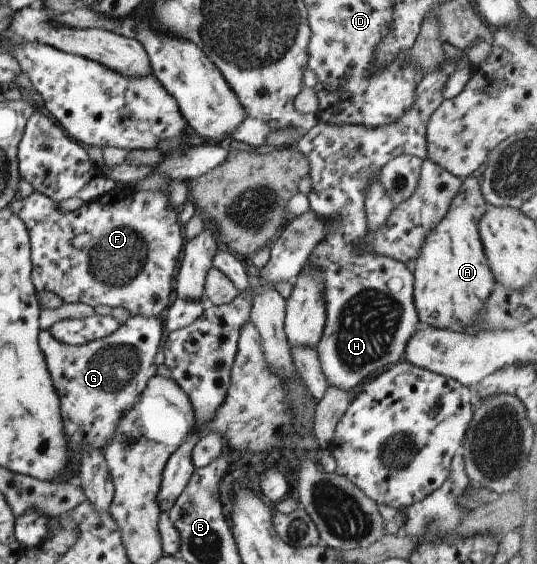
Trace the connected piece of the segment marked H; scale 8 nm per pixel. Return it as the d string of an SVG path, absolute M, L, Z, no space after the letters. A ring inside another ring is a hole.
M442 42L446 63L442 63L434 73L428 74L416 86L416 99L414 105L394 123L384 127L364 127L364 125L328 125L324 121L316 122L316 125L301 137L294 148L304 152L304 157L310 163L309 178L312 189L308 196L310 209L322 217L326 223L330 223L330 229L324 235L324 241L320 241L307 263L312 267L322 269L322 281L324 281L324 301L326 301L326 323L322 337L316 347L320 365L326 379L338 389L357 391L362 383L368 378L382 372L387 367L403 360L404 351L416 329L420 327L420 319L416 313L413 296L413 274L406 268L406 264L378 255L374 251L362 251L354 249L354 241L360 243L366 237L367 217L364 209L366 191L372 183L372 179L380 173L380 170L392 158L402 154L419 157L421 160L428 158L426 149L426 127L432 113L444 103L442 91L448 83L448 77L458 69L456 59L465 54L456 49L454 45Z

